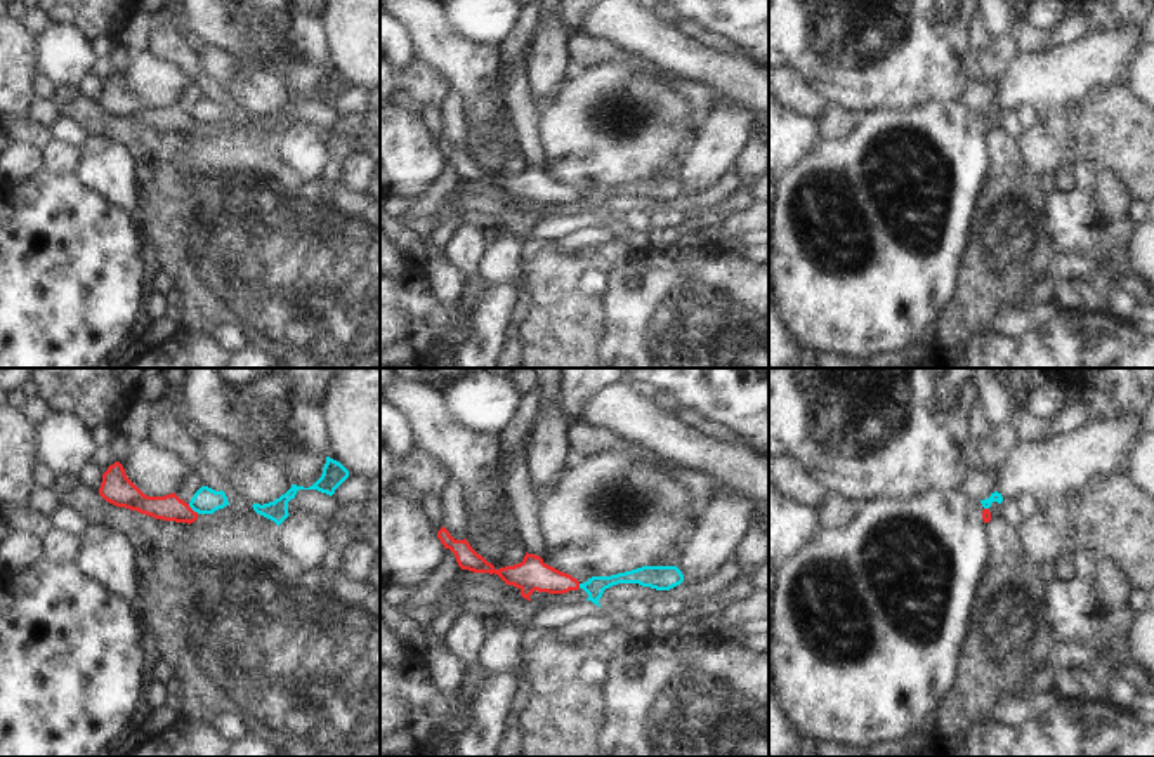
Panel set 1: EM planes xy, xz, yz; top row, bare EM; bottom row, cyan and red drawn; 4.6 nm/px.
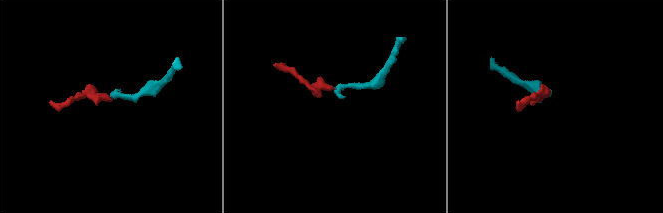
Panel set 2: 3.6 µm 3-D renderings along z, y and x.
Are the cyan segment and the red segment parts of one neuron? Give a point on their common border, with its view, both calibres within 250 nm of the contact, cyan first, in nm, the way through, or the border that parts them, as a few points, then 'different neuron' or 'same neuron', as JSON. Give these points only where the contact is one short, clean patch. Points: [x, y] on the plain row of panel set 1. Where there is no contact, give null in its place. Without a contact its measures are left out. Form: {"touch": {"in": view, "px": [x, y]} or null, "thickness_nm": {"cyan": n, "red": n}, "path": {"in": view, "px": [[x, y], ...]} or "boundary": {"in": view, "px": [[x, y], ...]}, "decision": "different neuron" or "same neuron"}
{"touch": {"in": "xy", "px": [193, 120]}, "thickness_nm": {"cyan": 120, "red": 120}, "boundary": {"in": "xy", "px": [[188, 115], [198, 124]]}, "decision": "different neuron"}

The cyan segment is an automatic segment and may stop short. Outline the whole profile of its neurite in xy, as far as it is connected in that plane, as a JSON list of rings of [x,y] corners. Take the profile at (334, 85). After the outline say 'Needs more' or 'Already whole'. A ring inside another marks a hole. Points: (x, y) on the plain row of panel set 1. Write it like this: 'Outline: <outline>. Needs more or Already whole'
Outline: [[[326,68],[326,75],[323,78],[321,89],[309,99],[292,95],[292,99],[269,115],[253,115],[253,122],[271,132],[274,132],[278,137],[290,127],[288,125],[288,113],[295,109],[298,101],[318,101],[326,106],[333,106],[335,101],[349,89],[349,82],[337,71]]]. Already whole

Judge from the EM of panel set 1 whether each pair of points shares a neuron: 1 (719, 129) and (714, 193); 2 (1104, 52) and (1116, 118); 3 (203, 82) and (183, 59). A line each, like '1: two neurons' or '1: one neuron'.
1: two neurons
2: two neurons
3: two neurons

